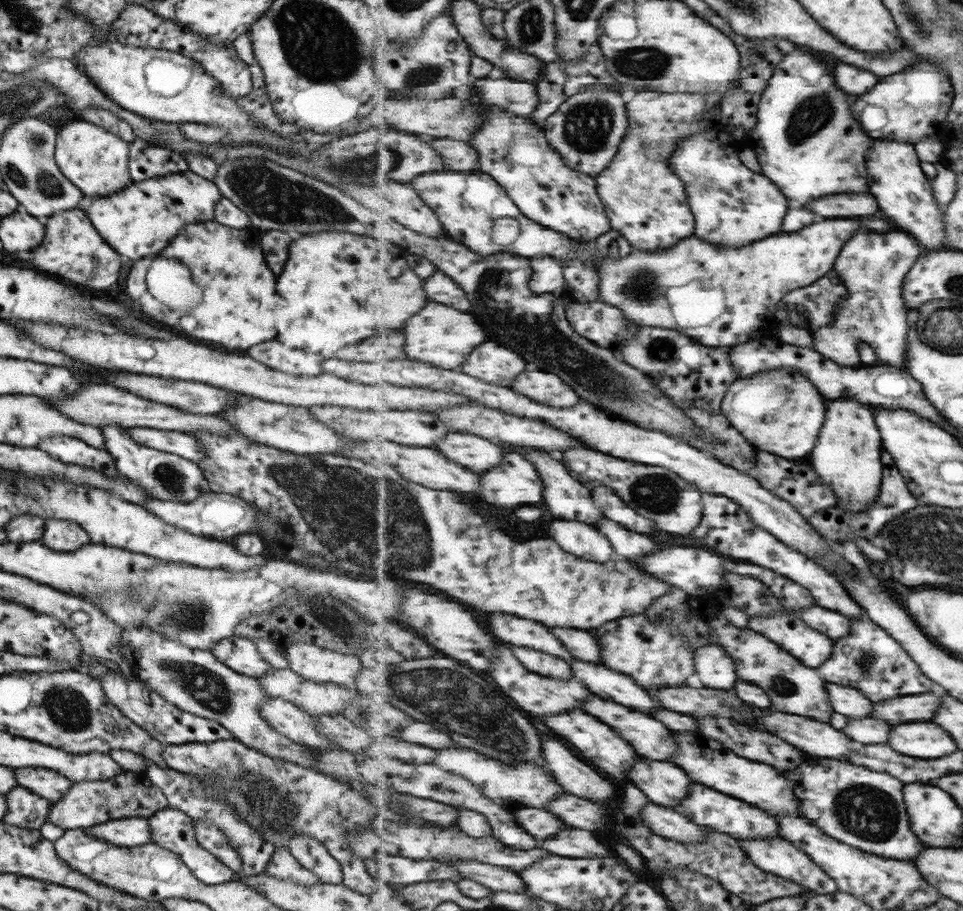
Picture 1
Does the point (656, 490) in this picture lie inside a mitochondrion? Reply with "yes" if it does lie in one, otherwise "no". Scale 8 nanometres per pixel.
yes

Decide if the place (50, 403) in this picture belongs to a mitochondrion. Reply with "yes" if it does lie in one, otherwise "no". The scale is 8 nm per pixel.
no

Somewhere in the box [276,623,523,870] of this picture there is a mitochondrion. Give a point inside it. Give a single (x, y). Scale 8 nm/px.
(414, 689)

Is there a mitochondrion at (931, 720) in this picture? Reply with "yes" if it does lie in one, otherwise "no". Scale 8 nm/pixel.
no

